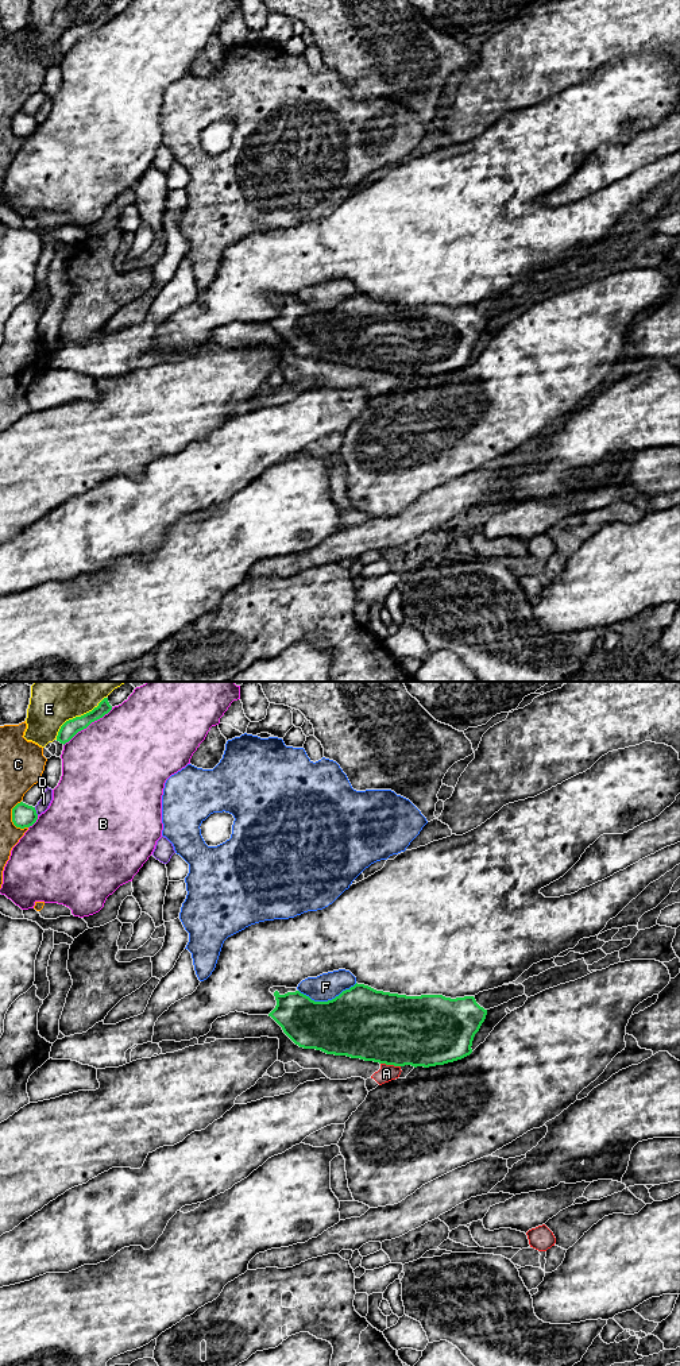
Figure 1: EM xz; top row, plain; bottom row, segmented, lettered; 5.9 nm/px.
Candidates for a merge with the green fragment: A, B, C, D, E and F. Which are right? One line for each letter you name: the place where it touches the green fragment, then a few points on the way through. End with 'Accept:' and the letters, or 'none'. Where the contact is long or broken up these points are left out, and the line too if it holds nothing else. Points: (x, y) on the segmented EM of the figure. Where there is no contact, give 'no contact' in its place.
Accept: none

